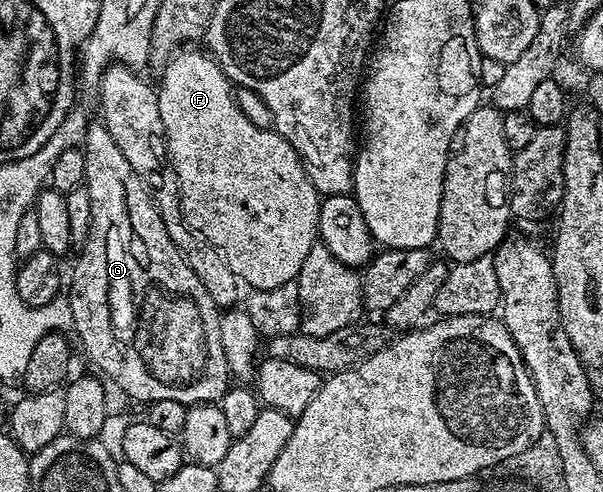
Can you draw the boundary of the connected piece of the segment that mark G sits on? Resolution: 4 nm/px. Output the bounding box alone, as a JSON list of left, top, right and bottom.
[71,122,229,406]

